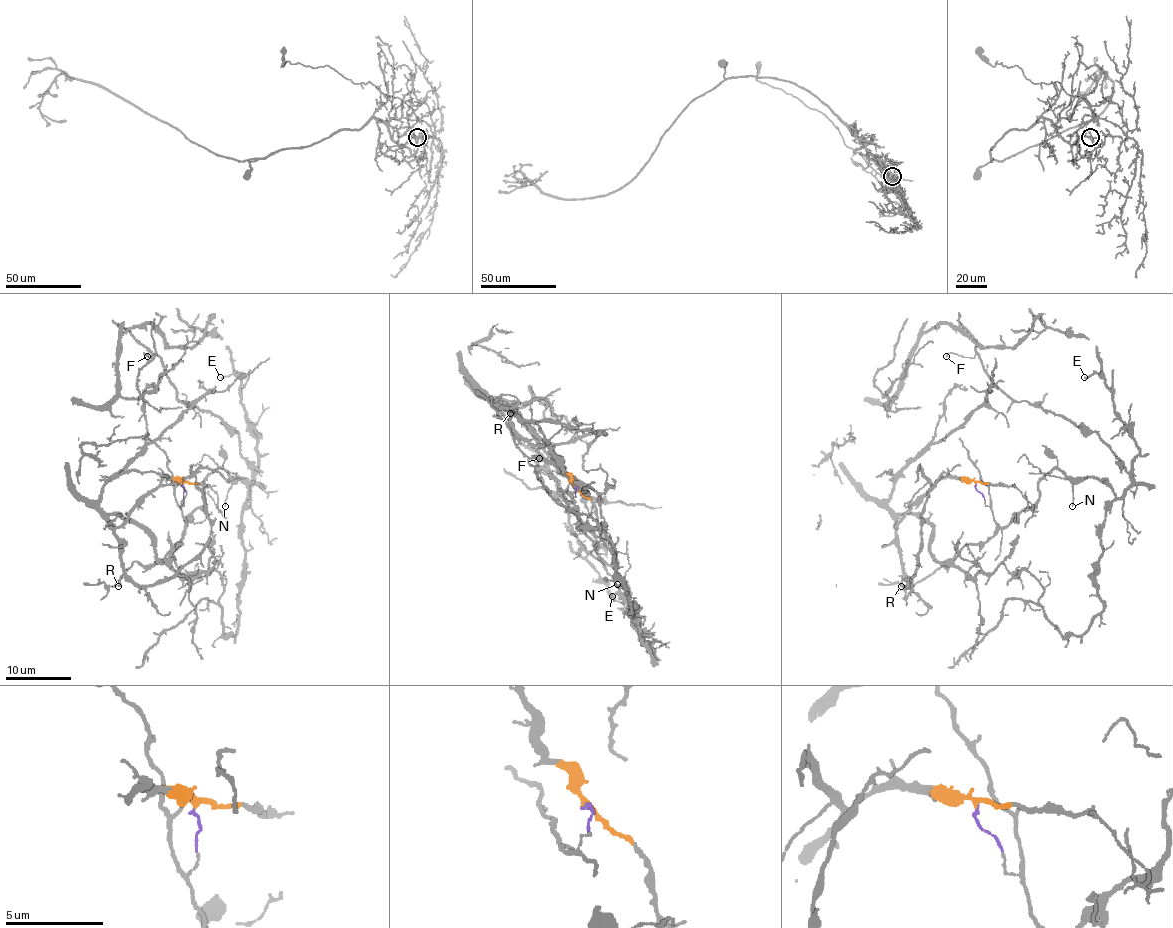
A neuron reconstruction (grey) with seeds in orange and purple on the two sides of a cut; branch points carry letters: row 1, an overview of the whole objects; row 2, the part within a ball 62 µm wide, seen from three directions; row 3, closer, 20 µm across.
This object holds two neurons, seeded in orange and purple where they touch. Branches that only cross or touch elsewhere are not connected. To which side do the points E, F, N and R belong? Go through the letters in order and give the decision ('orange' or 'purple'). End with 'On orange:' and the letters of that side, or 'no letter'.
E: purple
F: purple
N: purple
R: orange
On orange: R

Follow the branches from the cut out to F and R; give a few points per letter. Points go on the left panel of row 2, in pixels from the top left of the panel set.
F: (183, 484), (186, 526), (217, 469), (248, 497), (251, 467), (240, 435), (179, 401), (161, 360), (147, 357)
R: (183, 484), (181, 480), (163, 479), (116, 528), (114, 537), (122, 568), (118, 586)

